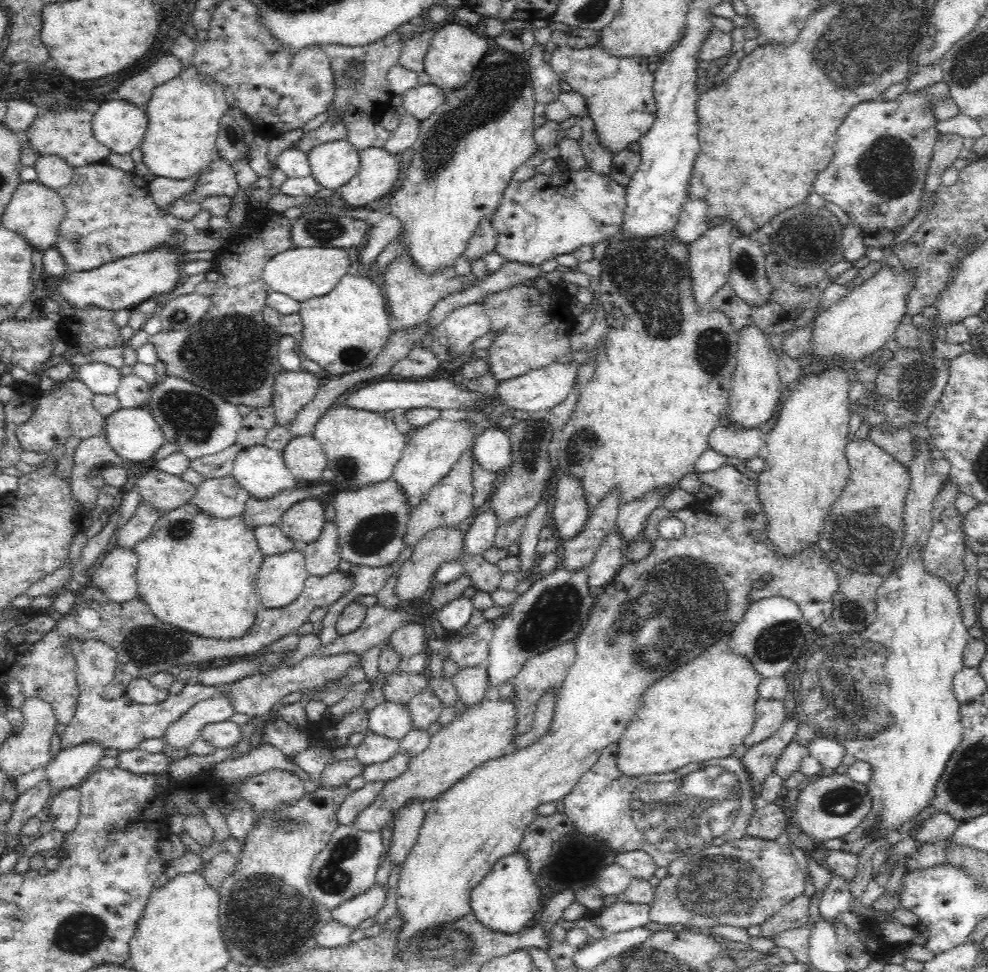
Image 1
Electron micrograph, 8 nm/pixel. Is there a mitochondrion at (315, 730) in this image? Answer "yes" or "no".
no

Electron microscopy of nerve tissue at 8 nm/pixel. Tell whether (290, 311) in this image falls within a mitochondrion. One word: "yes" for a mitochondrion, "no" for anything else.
no

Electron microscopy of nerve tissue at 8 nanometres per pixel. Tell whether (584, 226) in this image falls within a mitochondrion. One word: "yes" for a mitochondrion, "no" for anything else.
no

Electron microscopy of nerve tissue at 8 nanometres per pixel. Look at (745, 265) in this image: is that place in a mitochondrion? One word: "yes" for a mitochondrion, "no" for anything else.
yes

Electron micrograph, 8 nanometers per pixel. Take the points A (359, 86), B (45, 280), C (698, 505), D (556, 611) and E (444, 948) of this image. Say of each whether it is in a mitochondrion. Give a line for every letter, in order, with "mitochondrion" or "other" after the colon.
A: mitochondrion
B: other
C: other
D: mitochondrion
E: mitochondrion

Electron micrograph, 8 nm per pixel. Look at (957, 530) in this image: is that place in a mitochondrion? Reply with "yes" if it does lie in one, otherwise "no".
no

